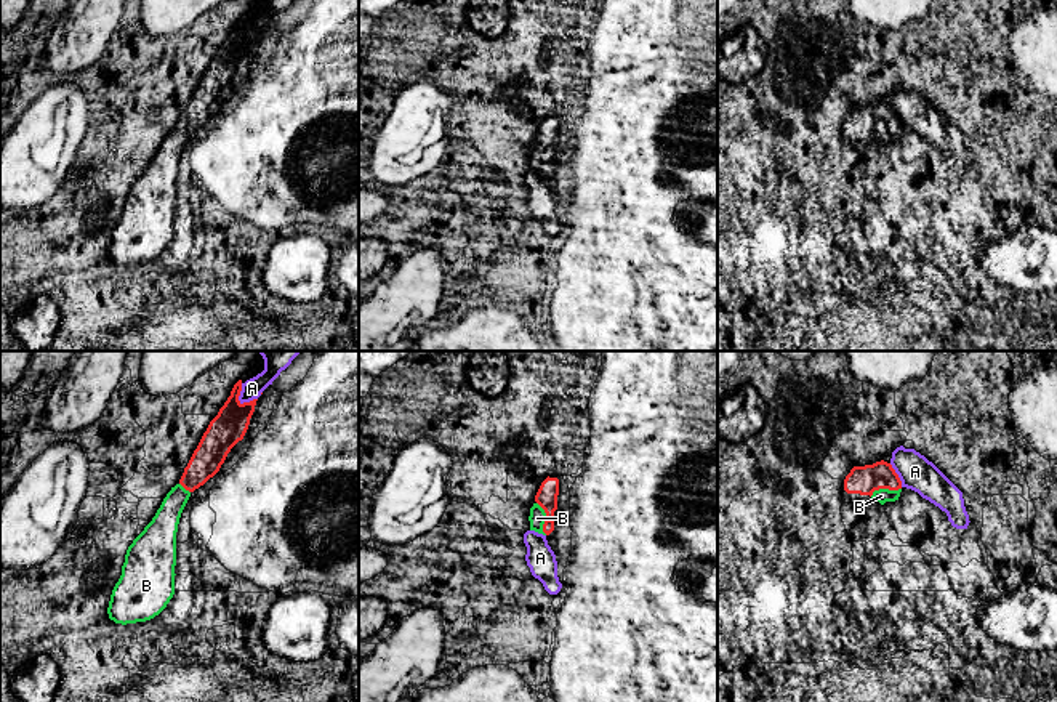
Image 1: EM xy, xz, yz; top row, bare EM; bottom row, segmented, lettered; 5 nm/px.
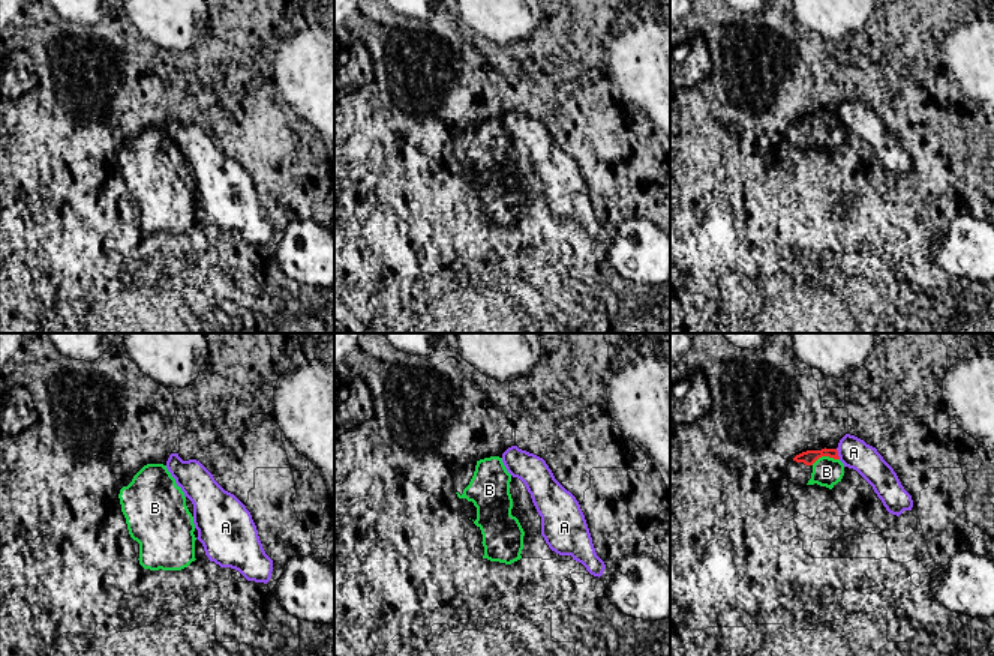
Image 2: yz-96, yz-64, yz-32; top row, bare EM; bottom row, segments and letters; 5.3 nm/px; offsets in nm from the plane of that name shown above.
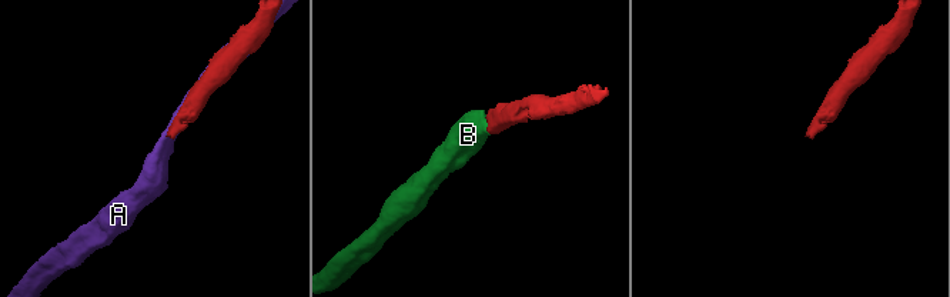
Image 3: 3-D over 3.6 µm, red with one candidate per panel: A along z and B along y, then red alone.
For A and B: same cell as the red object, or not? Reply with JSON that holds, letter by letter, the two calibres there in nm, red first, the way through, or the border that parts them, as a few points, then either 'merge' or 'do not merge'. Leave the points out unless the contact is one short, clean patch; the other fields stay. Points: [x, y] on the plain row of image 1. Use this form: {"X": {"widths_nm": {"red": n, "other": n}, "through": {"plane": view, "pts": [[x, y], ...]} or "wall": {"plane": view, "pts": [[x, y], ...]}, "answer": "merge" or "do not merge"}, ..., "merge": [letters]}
{"A": {"widths_nm": {"red": 170, "other": 100}, "answer": "do not merge"}, "B": {"widths_nm": {"red": 110, "other": 90}, "through": {"plane": "xz", "pts": [[546, 138], [546, 159], [537, 159]]}, "answer": "merge"}, "merge": ["B"]}

